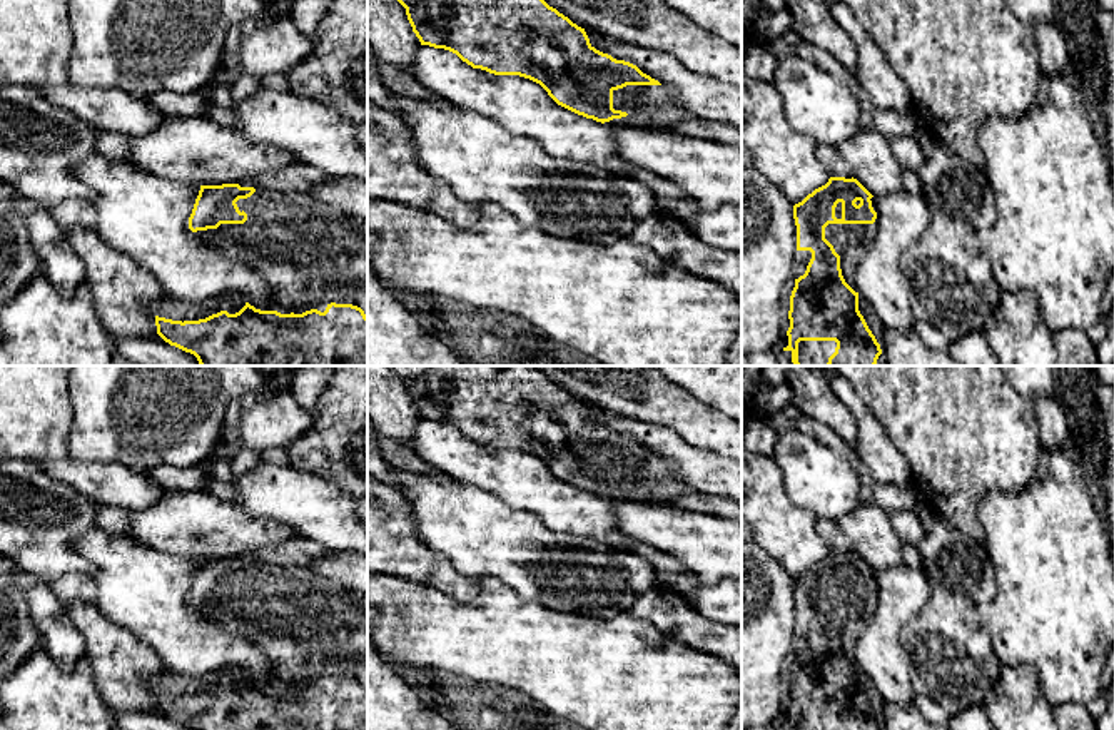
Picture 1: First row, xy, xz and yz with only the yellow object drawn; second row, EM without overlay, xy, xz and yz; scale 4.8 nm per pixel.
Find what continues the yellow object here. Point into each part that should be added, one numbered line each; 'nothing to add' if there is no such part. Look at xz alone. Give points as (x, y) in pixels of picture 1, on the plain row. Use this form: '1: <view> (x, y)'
1: xz (655, 481)

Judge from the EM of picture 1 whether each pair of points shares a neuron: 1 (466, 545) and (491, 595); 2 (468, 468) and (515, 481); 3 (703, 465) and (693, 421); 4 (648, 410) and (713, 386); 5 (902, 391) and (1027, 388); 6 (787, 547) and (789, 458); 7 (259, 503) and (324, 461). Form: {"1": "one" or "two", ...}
{"1": "two", "2": "one", "3": "two", "4": "two", "5": "two", "6": "two", "7": "two"}

